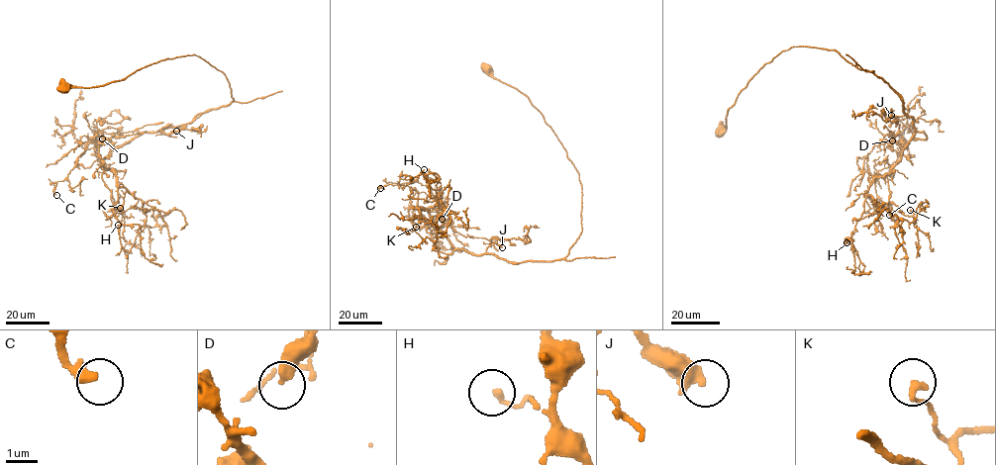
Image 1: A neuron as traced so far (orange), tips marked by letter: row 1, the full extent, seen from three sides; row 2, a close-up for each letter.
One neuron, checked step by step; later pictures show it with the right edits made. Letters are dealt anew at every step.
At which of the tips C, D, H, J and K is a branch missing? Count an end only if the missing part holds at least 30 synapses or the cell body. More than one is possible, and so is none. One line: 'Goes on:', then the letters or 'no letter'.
Goes on: C

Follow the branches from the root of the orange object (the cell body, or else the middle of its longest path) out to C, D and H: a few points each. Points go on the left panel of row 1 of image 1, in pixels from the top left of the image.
C: (62, 88), (104, 85), (194, 54), (224, 73), (234, 98), (129, 142), (86, 143), (56, 195)
D: (62, 88), (104, 85), (194, 54), (229, 81), (229, 104), (191, 122), (116, 146), (93, 140), (102, 139)
H: (62, 88), (104, 85), (194, 54), (230, 85), (229, 104), (143, 133), (102, 159), (116, 177), (118, 225)

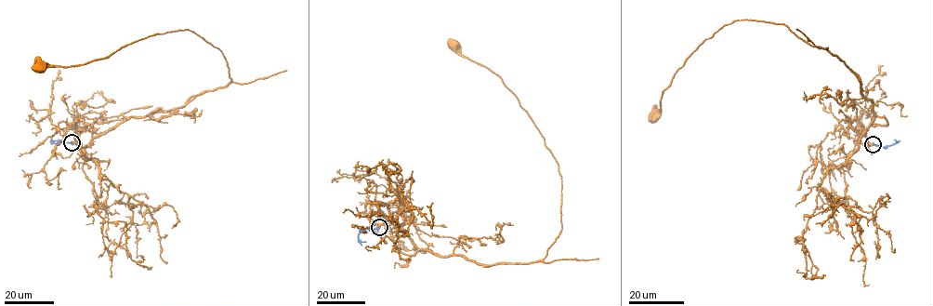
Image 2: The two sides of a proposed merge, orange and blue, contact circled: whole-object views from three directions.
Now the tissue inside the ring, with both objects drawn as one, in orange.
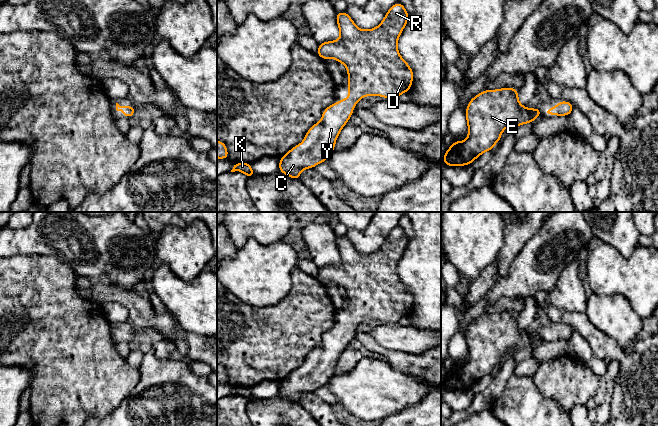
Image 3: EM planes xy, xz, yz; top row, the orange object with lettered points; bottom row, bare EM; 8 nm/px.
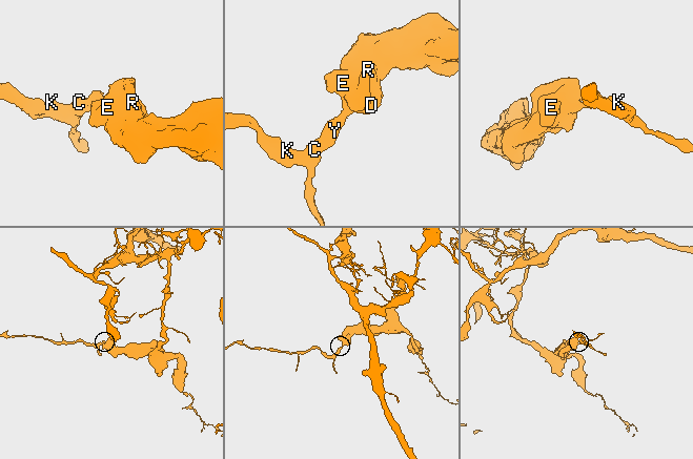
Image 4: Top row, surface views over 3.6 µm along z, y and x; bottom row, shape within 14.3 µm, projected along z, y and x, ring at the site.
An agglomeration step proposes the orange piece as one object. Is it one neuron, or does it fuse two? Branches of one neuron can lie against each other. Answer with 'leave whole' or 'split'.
leave whole

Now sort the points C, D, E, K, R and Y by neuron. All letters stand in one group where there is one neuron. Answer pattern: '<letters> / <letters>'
C D E K R Y

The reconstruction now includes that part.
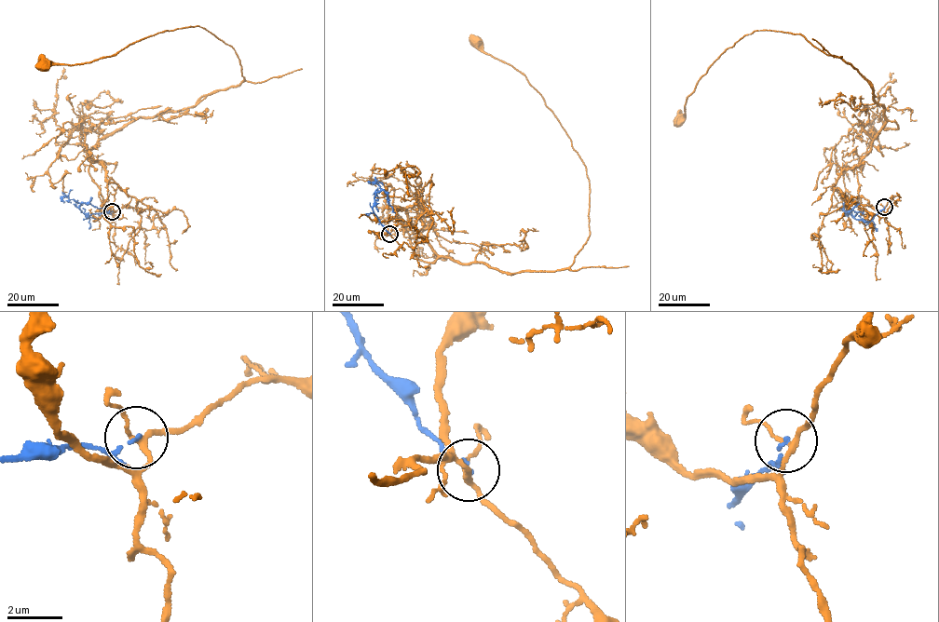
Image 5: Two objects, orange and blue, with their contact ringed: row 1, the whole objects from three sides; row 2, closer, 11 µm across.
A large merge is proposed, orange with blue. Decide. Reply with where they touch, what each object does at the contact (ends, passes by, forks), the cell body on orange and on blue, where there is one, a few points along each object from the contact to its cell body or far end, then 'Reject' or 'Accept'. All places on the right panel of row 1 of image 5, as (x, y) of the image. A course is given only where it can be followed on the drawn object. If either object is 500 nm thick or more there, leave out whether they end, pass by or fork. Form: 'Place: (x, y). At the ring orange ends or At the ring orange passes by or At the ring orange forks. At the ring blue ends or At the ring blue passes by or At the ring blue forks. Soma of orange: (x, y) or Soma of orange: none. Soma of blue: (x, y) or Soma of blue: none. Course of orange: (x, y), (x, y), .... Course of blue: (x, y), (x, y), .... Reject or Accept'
Place: (884, 207). At the ring orange forks. At the ring blue ends. Soma of orange: (679, 121). Soma of blue: none. Course of orange: (884, 207), (858, 194), (856, 169), (884, 107), (855, 68), (797, 33), (743, 35), (700, 77), (677, 121). Course of blue: (884, 207), (869, 222), (856, 220), (849, 213), (851, 210), (863, 213), (864, 210). Reject

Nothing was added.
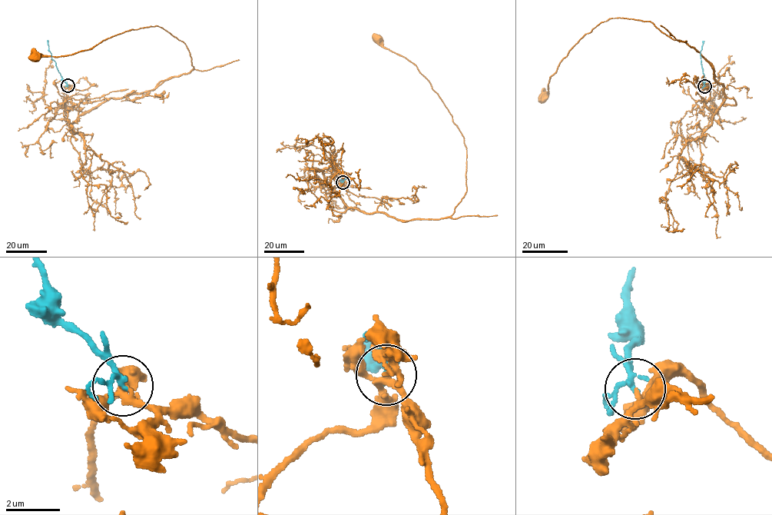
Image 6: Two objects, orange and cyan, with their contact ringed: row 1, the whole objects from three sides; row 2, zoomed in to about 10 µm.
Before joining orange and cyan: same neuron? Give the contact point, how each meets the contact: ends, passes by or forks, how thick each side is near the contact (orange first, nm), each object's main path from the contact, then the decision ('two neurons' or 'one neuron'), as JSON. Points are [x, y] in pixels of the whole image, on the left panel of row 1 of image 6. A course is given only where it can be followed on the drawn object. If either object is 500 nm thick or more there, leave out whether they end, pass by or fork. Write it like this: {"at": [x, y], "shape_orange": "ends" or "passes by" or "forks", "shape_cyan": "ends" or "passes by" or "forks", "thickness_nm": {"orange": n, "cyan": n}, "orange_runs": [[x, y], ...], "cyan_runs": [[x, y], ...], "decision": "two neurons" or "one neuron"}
{"at": [67, 85], "shape_orange": "forks", "shape_cyan": "forks", "thickness_nm": {"orange": 200, "cyan": 130}, "orange_runs": [[67, 86], [64, 104], [84, 111], [193, 67], [186, 45], [157, 25], [71, 54], [34, 58]], "cyan_runs": [[67, 86], [51, 58], [48, 41]], "decision": "one neuron"}

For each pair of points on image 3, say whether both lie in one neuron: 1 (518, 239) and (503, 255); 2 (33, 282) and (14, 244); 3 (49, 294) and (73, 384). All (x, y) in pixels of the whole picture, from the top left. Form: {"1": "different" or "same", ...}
{"1": "same", "2": "different", "3": "same"}

